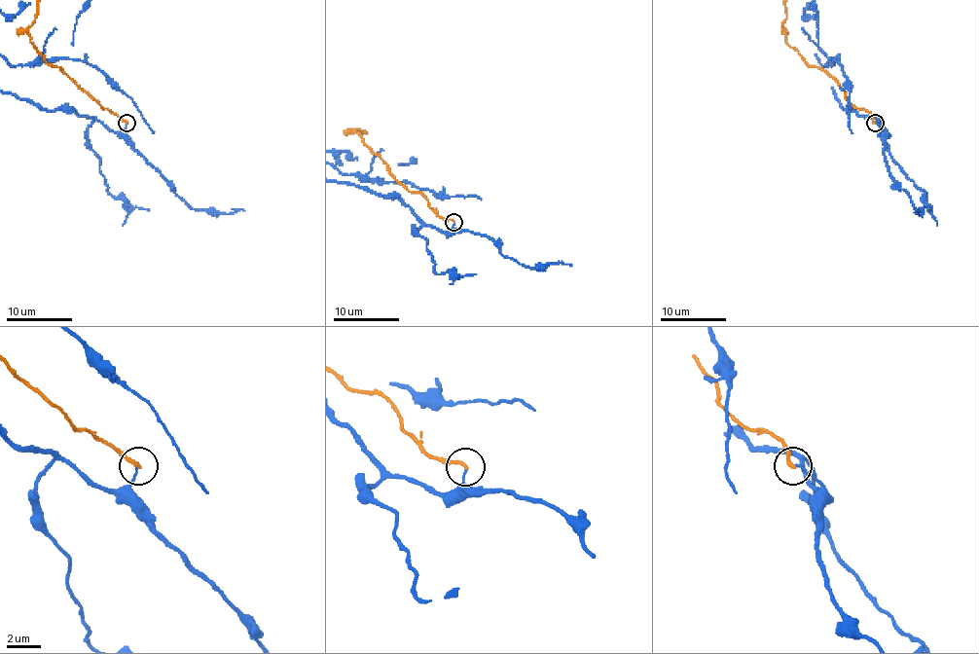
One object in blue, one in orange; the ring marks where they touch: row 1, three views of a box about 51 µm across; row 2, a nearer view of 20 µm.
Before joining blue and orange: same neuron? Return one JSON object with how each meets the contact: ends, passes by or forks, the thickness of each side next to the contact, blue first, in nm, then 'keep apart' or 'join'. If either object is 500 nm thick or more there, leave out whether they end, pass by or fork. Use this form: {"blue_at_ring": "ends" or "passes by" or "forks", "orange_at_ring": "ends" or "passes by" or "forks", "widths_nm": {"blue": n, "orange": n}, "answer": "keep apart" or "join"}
{"blue_at_ring": "ends", "orange_at_ring": "ends", "widths_nm": {"blue": 100, "orange": 200}, "answer": "keep apart"}

